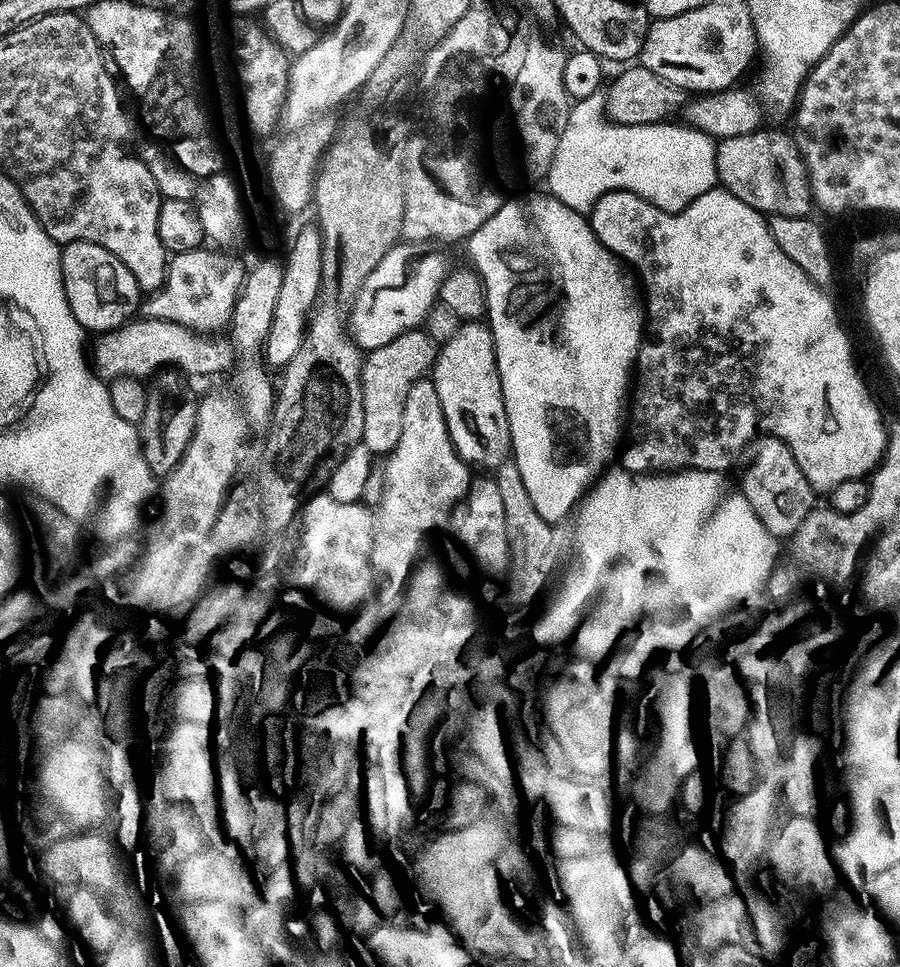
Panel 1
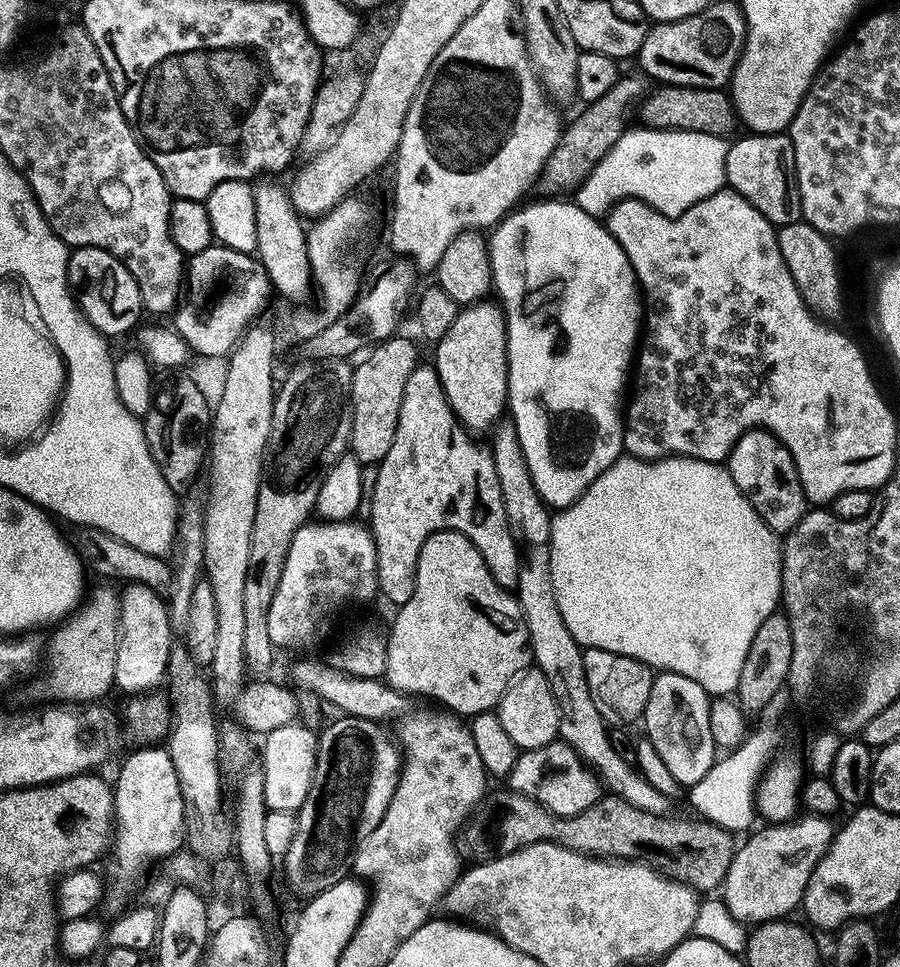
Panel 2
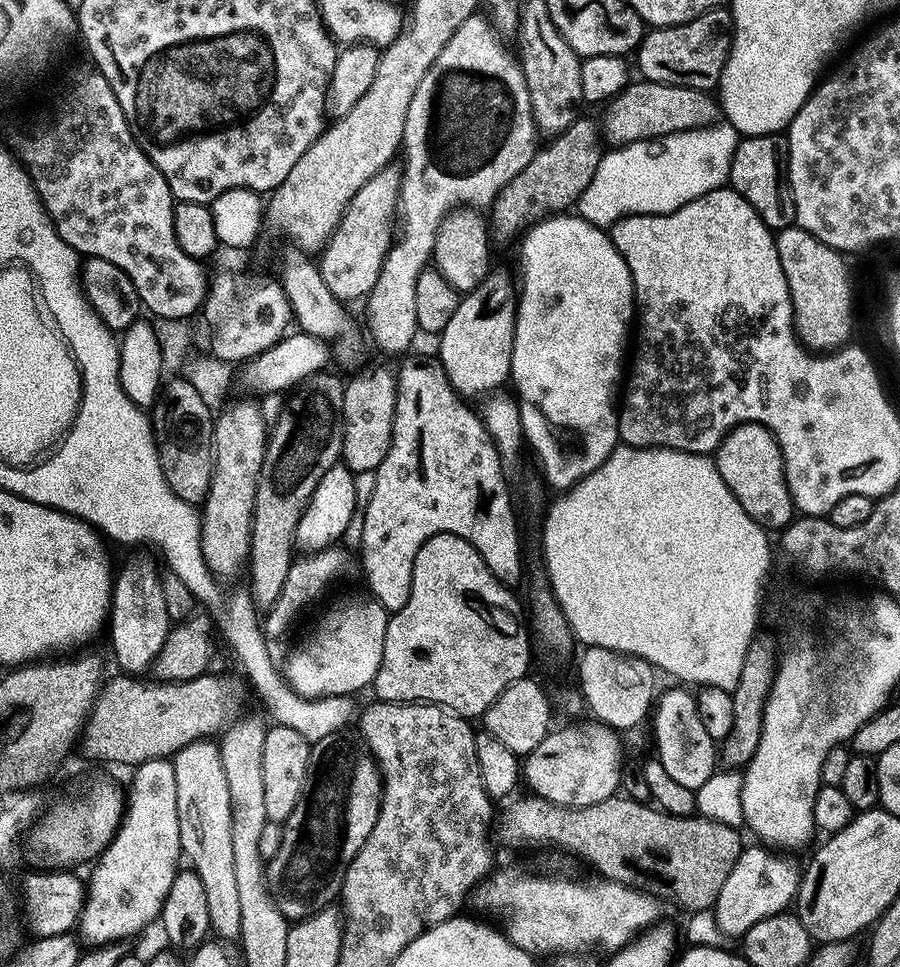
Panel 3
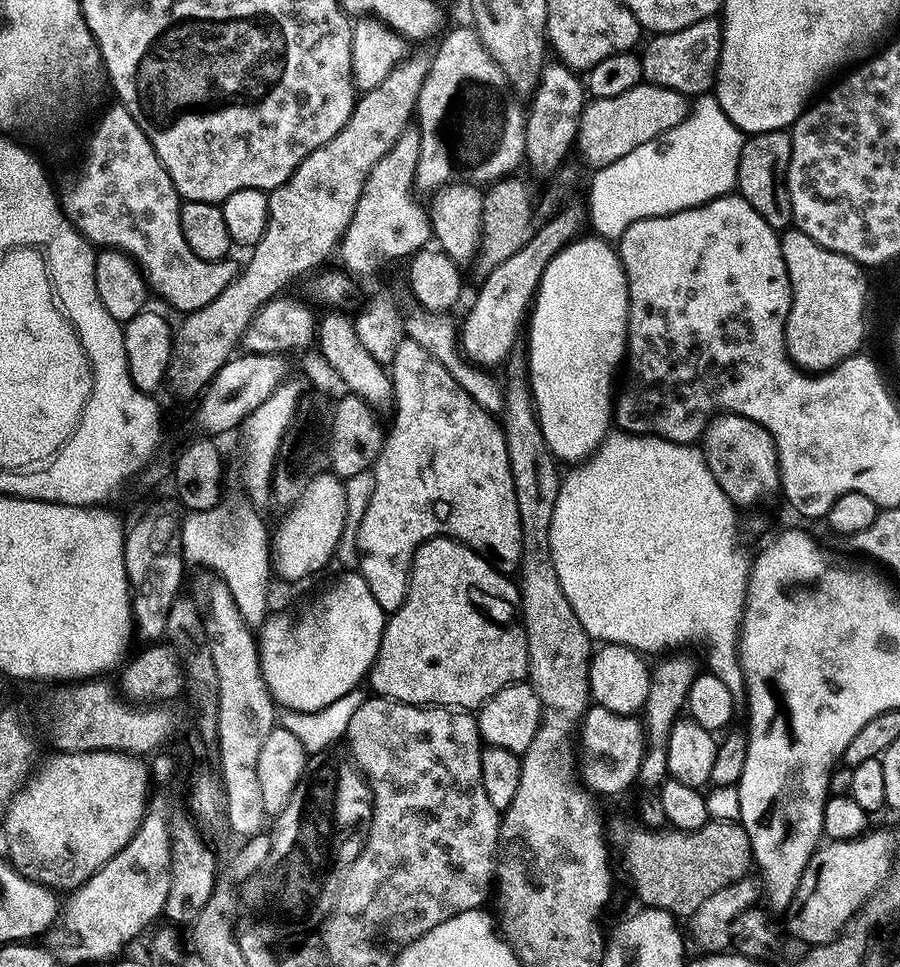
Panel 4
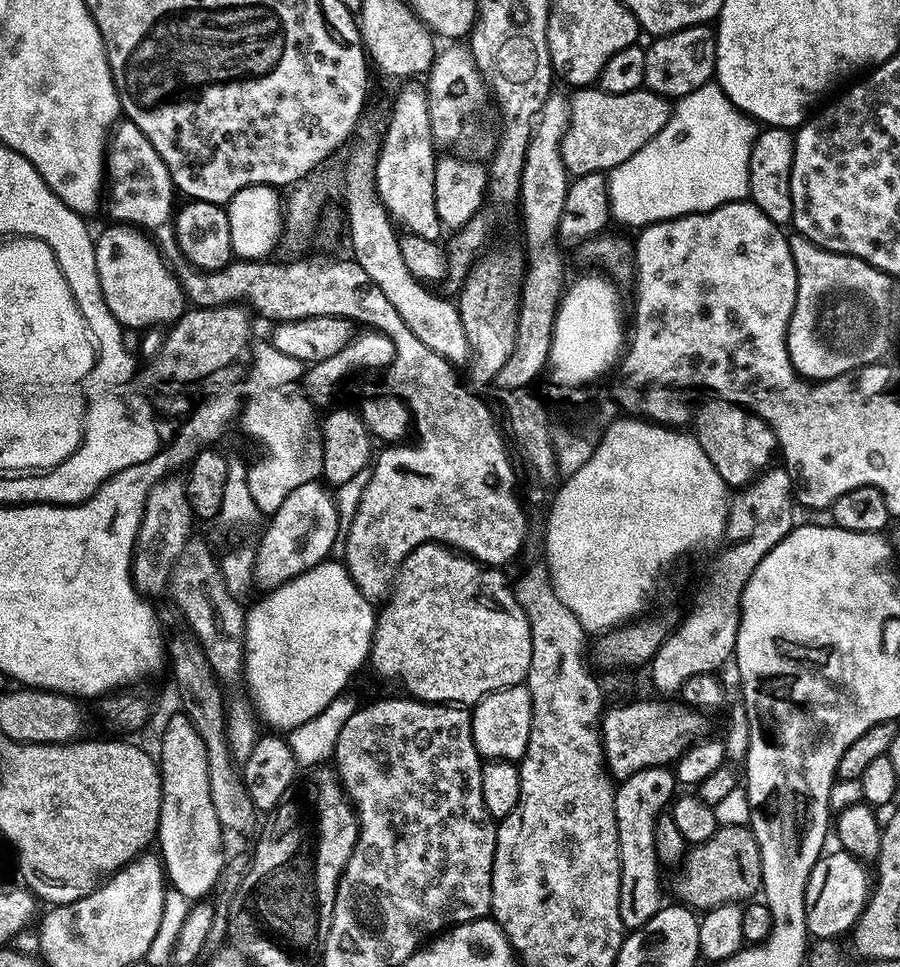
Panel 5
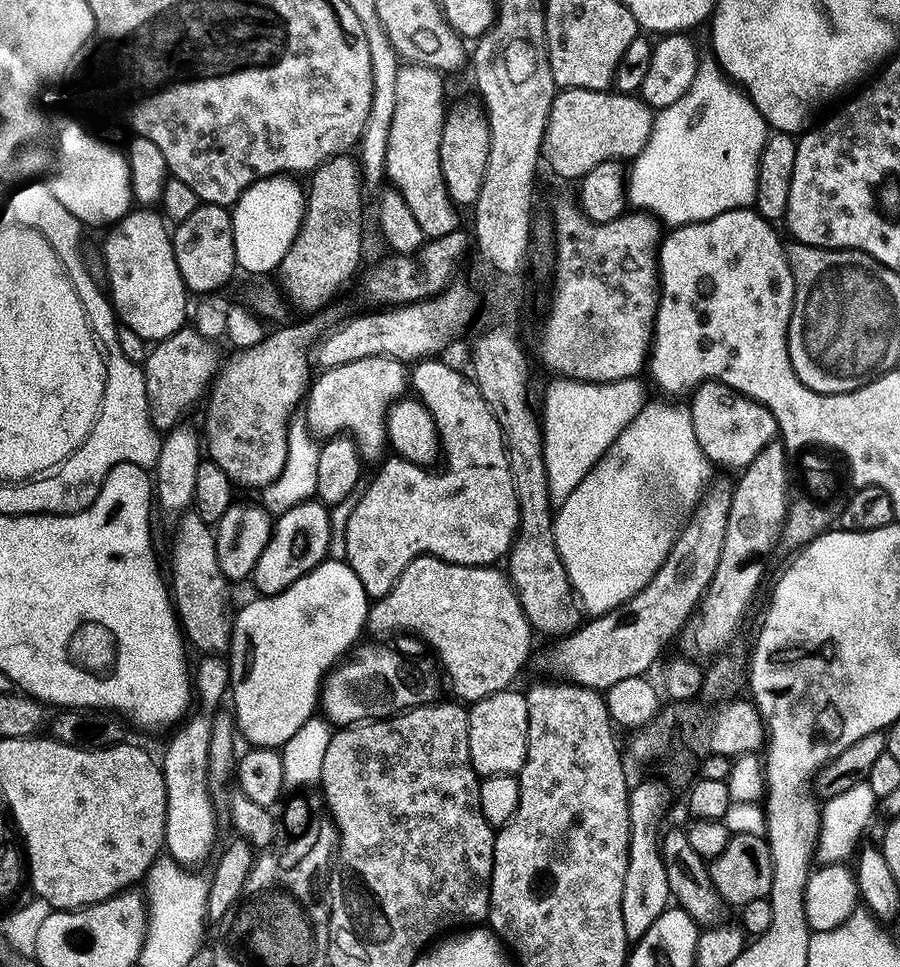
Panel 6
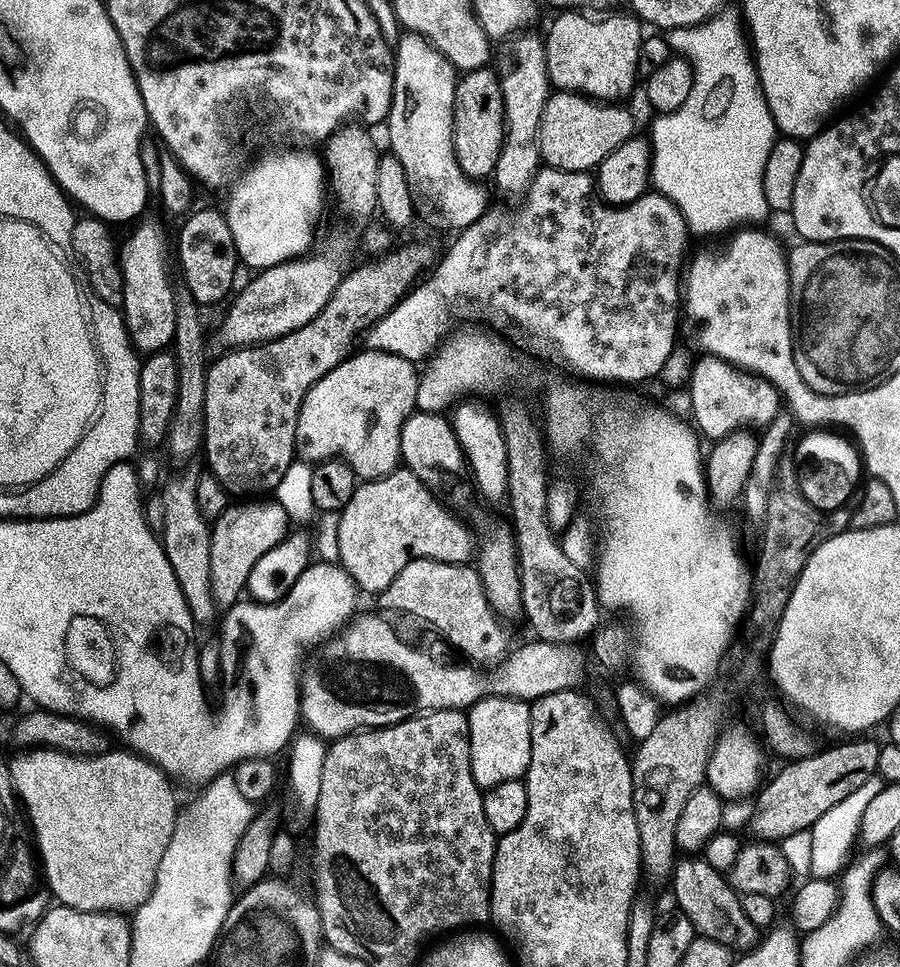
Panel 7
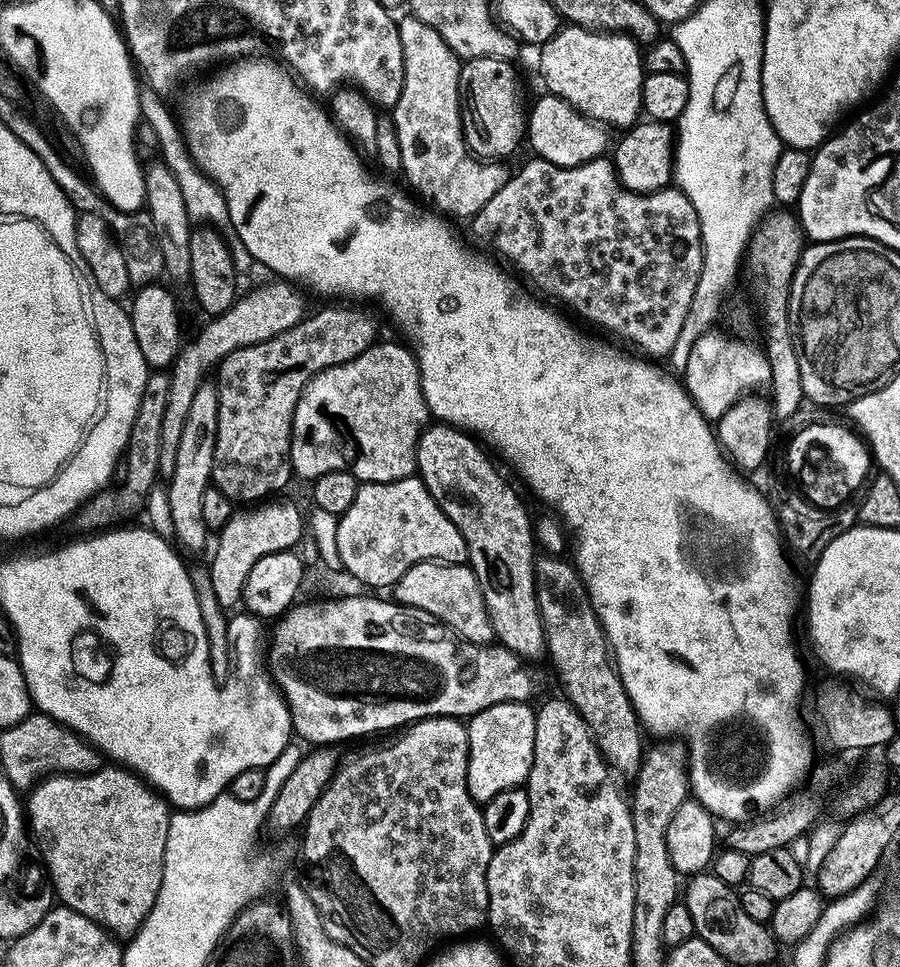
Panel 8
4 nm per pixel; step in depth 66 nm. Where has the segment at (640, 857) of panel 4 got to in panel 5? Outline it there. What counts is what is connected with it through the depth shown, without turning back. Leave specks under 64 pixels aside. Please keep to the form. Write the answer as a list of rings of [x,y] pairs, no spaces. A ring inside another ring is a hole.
[[[742,824],[717,827],[705,844],[695,845],[683,857],[683,866],[685,886],[693,888],[708,906],[751,901],[755,897],[752,895],[761,891],[764,882],[762,854],[756,835],[751,827]]]

